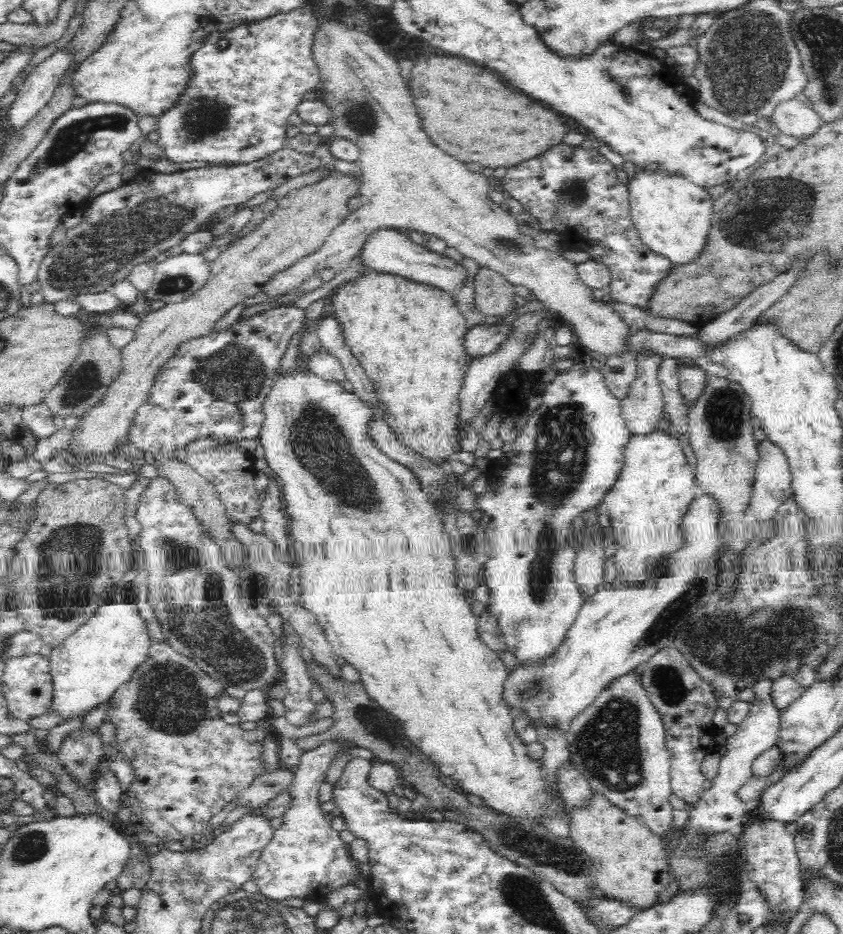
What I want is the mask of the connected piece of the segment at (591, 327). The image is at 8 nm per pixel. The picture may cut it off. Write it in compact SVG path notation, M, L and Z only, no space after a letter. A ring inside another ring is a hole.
M316 15L316 30L310 51L319 70L318 97L331 109L330 123L334 127L331 137L345 139L358 146L357 162L364 180L361 182L360 197L356 200L351 214L326 237L318 250L298 259L291 268L272 276L272 279L260 288L261 295L258 299L272 300L284 297L321 270L349 262L359 254L370 233L380 228L405 228L441 238L447 246L456 248L462 256L472 258L481 267L499 273L510 285L528 288L545 309L550 310L556 317L565 319L568 326L573 326L574 337L578 338L588 356L593 358L629 351L624 345L624 340L630 327L610 307L608 301L597 301L594 298L593 290L586 287L578 277L576 264L562 256L560 251L536 247L534 238L524 235L518 229L515 216L508 212L504 205L495 204L490 200L488 181L480 172L470 172L466 164L458 162L448 154L442 154L442 150L438 150L430 142L430 138L422 130L414 98L408 94L398 60L388 54L389 52L384 50L374 37L348 28L343 22L334 22L331 18L319 18Z

